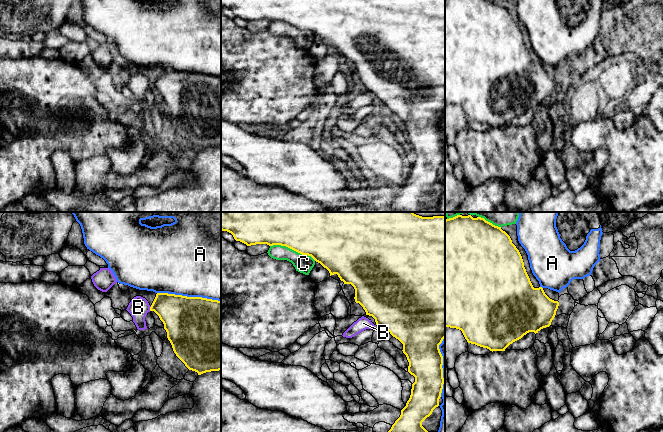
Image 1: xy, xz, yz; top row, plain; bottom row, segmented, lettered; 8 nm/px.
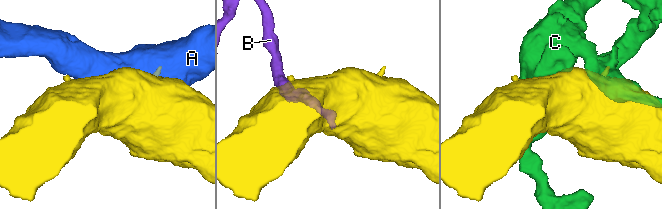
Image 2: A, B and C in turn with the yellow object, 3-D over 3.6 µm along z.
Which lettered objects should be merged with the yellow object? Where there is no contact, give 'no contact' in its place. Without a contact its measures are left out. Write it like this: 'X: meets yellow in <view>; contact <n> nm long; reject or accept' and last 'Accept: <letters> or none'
A: meets yellow in xy; contact 500 nm long; reject
B: meets yellow in xy; contact 40 nm long; reject
C: meets yellow in xz; contact 380 nm long; reject
Accept: none

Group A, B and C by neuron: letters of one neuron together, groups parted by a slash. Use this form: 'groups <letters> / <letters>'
groups A / B / C

